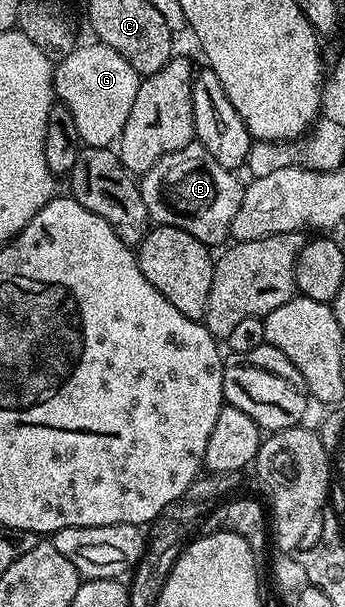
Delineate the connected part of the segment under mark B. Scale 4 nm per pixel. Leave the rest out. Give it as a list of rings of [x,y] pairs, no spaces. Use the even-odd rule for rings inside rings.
[[[192,142],[185,145],[181,150],[173,150],[165,154],[158,162],[145,173],[142,173],[138,181],[141,190],[141,198],[145,202],[147,212],[156,225],[177,226],[177,230],[185,230],[185,234],[193,234],[201,243],[208,246],[216,246],[231,234],[231,223],[237,214],[237,210],[243,201],[244,185],[239,184],[239,180],[234,171],[223,168],[209,150],[205,150],[203,145]]]

